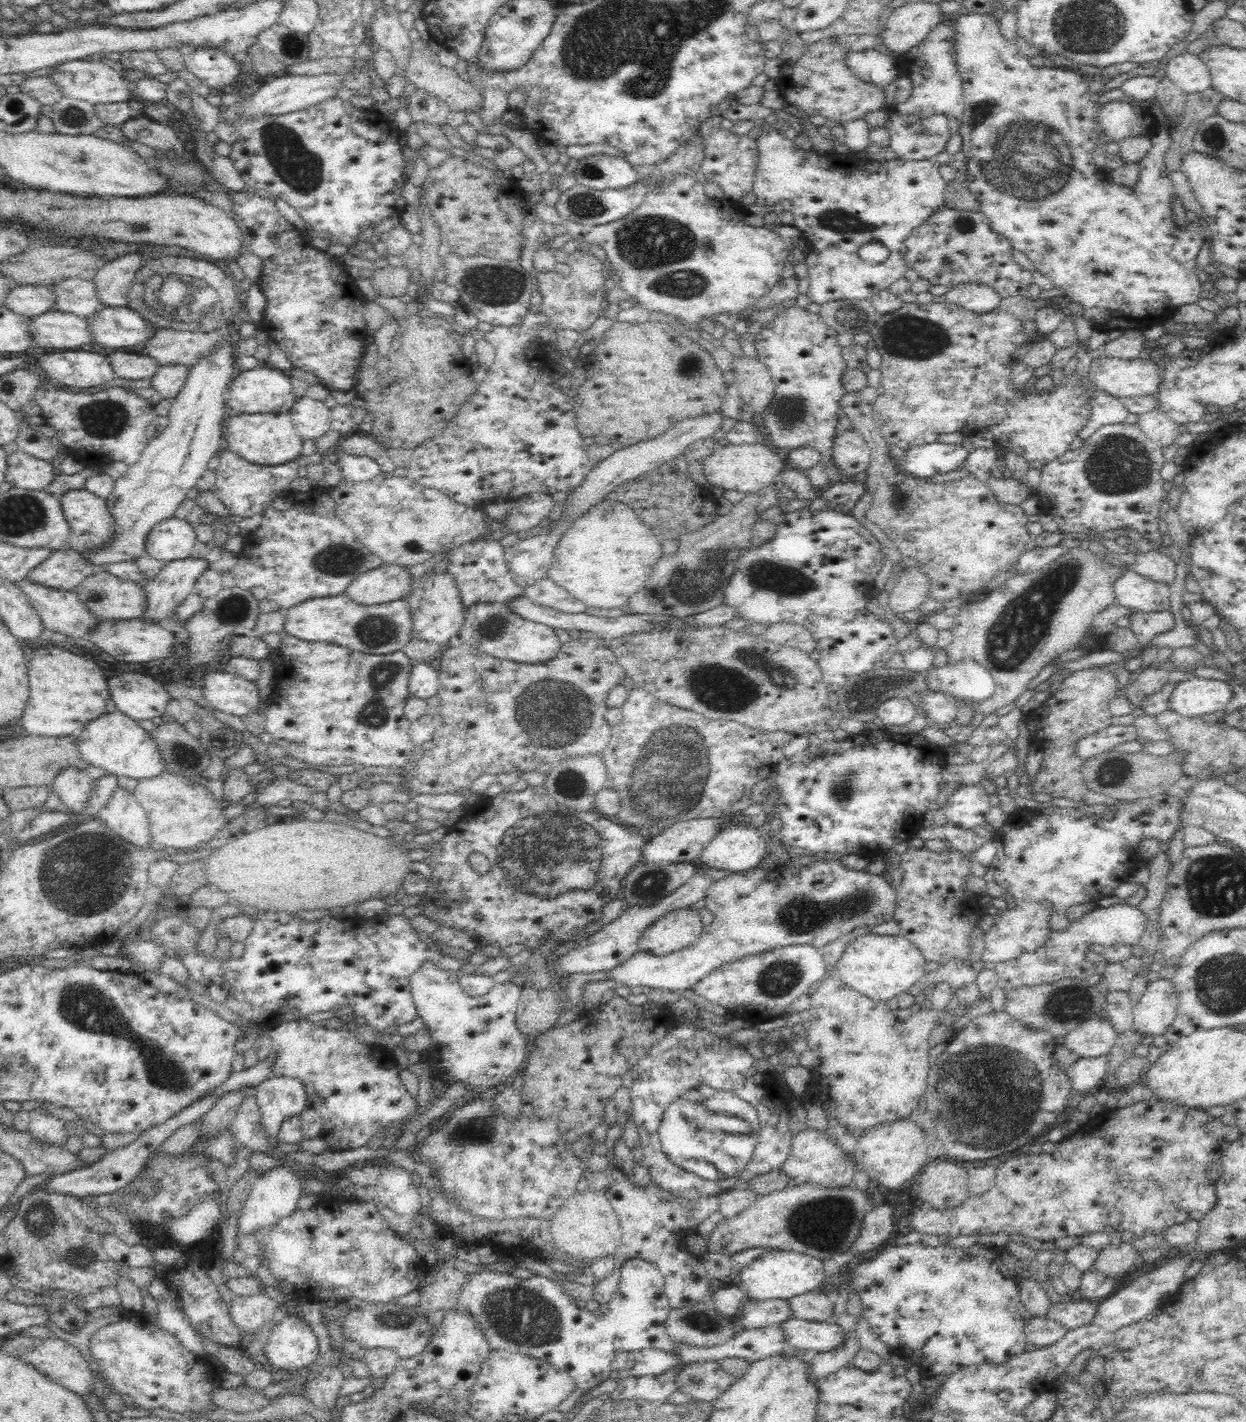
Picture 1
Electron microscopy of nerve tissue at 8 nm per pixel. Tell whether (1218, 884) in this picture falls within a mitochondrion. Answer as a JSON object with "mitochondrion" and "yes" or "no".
{"mitochondrion":"yes"}

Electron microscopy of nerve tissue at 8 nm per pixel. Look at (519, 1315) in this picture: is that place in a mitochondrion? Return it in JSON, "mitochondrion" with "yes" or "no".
{"mitochondrion":"yes"}

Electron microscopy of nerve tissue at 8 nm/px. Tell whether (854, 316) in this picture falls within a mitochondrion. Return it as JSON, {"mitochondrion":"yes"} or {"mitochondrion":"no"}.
{"mitochondrion":"yes"}

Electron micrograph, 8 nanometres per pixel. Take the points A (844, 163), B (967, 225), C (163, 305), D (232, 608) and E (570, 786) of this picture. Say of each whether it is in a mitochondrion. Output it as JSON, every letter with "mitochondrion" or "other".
{"A":"other","B":"mitochondrion","C":"mitochondrion","D":"mitochondrion","E":"mitochondrion"}

